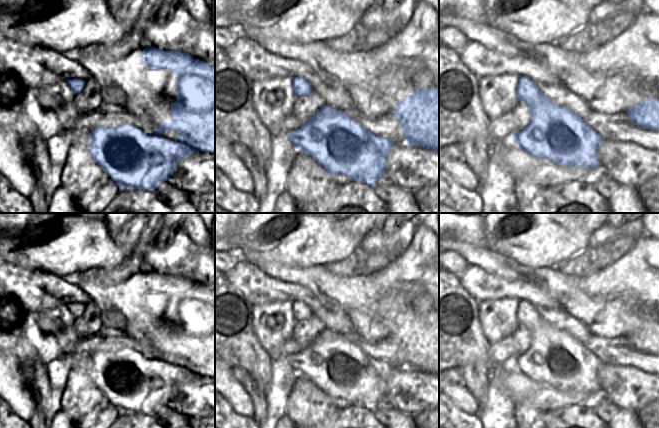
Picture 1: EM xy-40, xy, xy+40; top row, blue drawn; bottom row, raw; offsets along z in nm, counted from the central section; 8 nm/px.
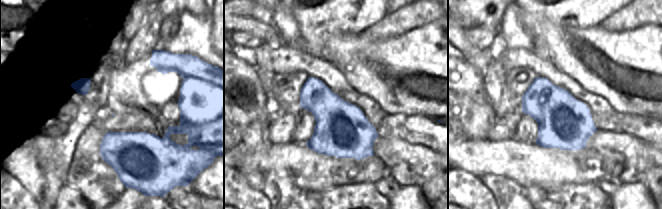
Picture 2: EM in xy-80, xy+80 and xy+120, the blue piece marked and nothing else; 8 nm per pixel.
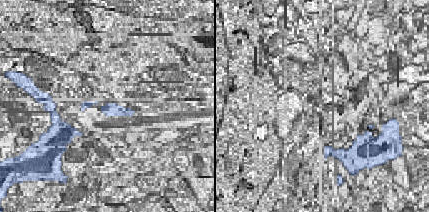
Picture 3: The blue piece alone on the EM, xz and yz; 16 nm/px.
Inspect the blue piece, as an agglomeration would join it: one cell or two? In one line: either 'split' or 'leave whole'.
leave whole

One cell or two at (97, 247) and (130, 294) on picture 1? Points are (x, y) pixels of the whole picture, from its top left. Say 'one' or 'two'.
two

